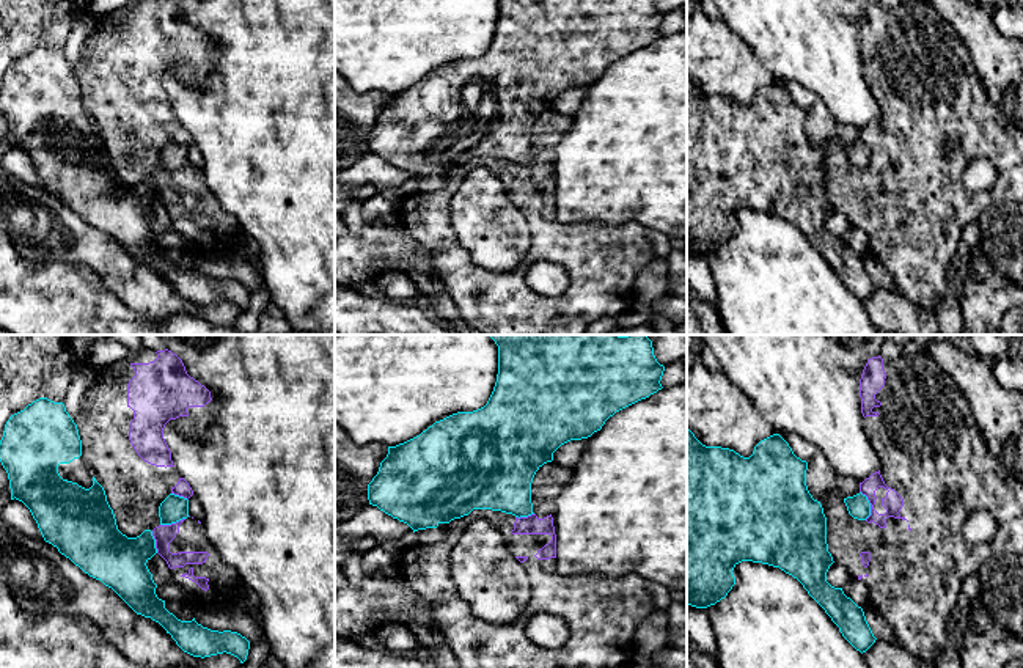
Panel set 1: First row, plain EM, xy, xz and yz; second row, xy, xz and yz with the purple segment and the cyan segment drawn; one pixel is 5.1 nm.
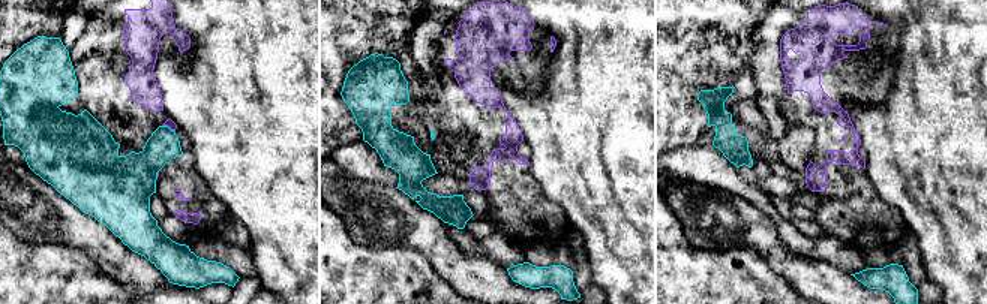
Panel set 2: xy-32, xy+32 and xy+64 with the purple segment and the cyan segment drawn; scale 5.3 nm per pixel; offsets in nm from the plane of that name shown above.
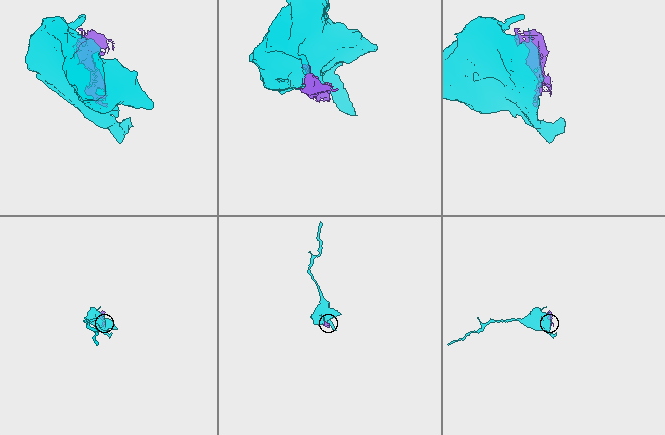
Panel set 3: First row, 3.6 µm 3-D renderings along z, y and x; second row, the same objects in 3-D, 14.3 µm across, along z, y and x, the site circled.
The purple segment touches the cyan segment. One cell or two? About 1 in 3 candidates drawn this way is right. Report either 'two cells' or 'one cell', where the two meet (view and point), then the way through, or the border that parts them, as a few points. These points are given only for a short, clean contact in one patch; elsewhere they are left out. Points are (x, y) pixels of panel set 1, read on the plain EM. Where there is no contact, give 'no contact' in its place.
two cells | yz (871, 153)

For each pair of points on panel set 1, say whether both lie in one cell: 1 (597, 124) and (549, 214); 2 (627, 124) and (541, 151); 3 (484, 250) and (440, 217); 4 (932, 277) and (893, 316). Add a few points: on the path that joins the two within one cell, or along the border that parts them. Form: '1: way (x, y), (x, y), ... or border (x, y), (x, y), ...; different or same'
1: border (552, 165), (555, 217), (568, 223), (586, 222); different
2: border (571, 117), (571, 126), (549, 154), (550, 161); different
3: border (461, 187), (451, 201), (448, 222); different
4: border (898, 288), (915, 304), (934, 311); different

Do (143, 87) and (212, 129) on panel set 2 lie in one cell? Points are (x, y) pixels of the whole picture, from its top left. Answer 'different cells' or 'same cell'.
different cells

